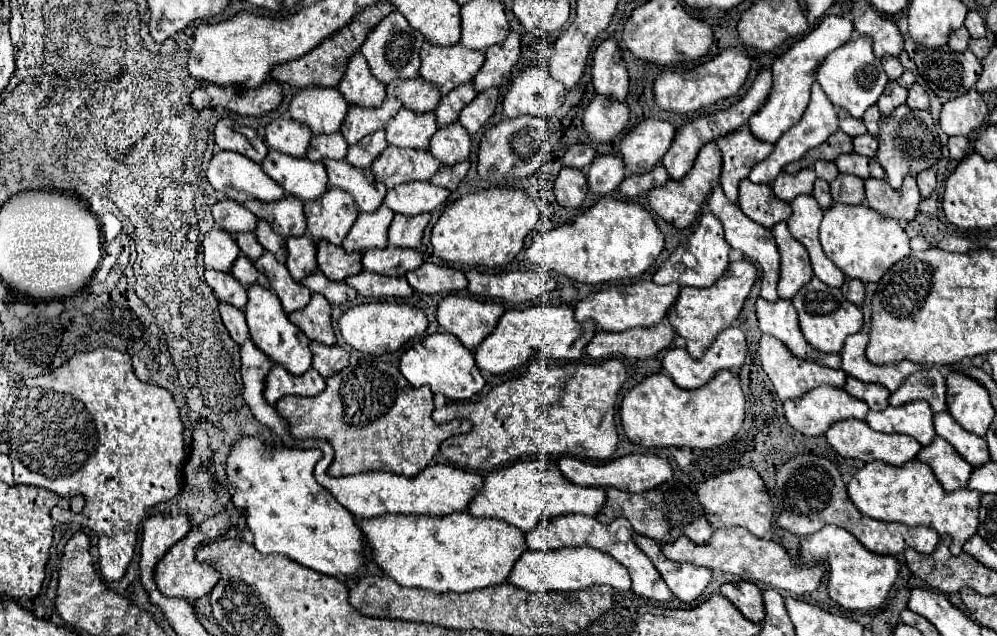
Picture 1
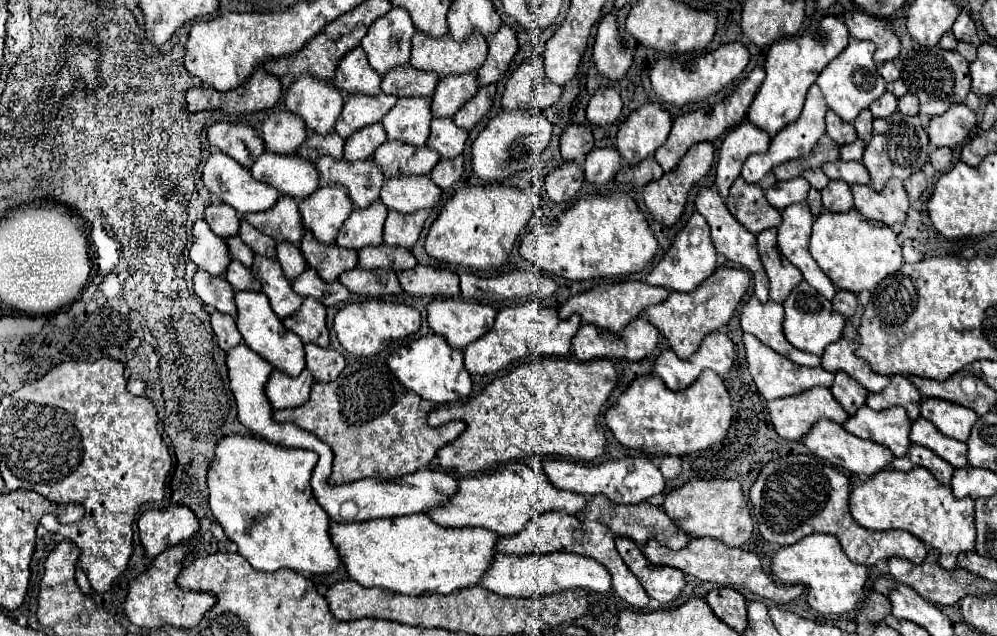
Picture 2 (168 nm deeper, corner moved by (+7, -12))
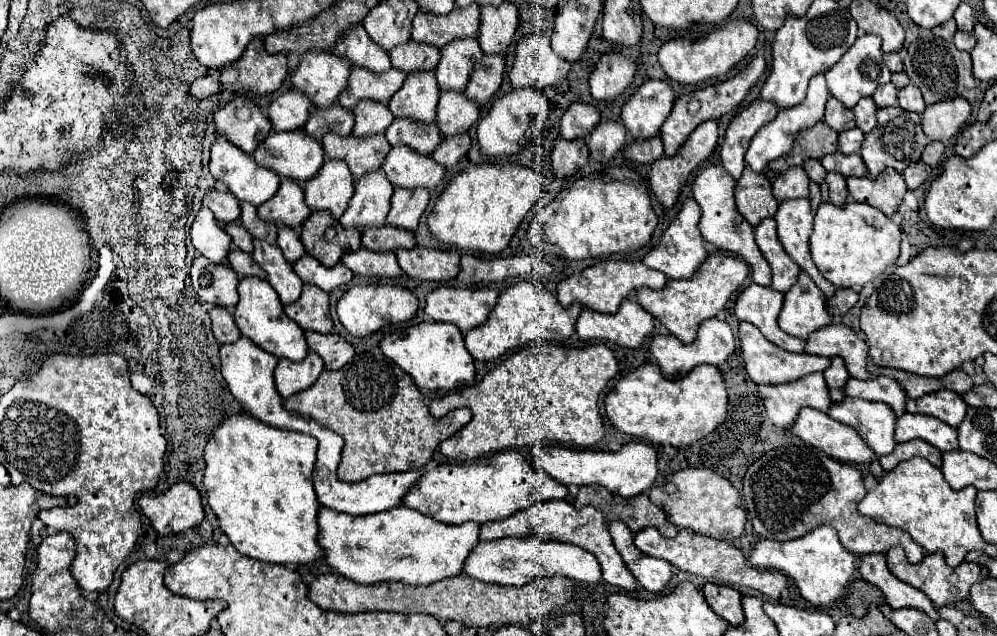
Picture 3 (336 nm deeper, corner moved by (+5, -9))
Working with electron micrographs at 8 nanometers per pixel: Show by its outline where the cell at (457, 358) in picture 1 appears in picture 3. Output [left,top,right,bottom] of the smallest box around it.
[380,323,474,391]

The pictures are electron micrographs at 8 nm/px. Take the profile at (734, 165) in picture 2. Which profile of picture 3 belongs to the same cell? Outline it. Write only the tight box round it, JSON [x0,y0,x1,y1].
[720,99,778,179]

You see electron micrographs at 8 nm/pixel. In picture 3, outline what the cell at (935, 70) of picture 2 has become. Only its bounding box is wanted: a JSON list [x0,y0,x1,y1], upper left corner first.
[904,29,974,103]

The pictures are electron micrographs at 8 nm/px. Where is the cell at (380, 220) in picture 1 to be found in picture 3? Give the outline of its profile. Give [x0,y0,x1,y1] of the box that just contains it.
[340,169,392,227]

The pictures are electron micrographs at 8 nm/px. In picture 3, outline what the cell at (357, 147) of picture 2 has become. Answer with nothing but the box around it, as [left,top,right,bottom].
[352,99,394,137]

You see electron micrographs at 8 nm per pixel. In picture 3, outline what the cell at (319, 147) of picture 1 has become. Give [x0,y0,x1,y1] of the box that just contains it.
[304,103,354,139]

